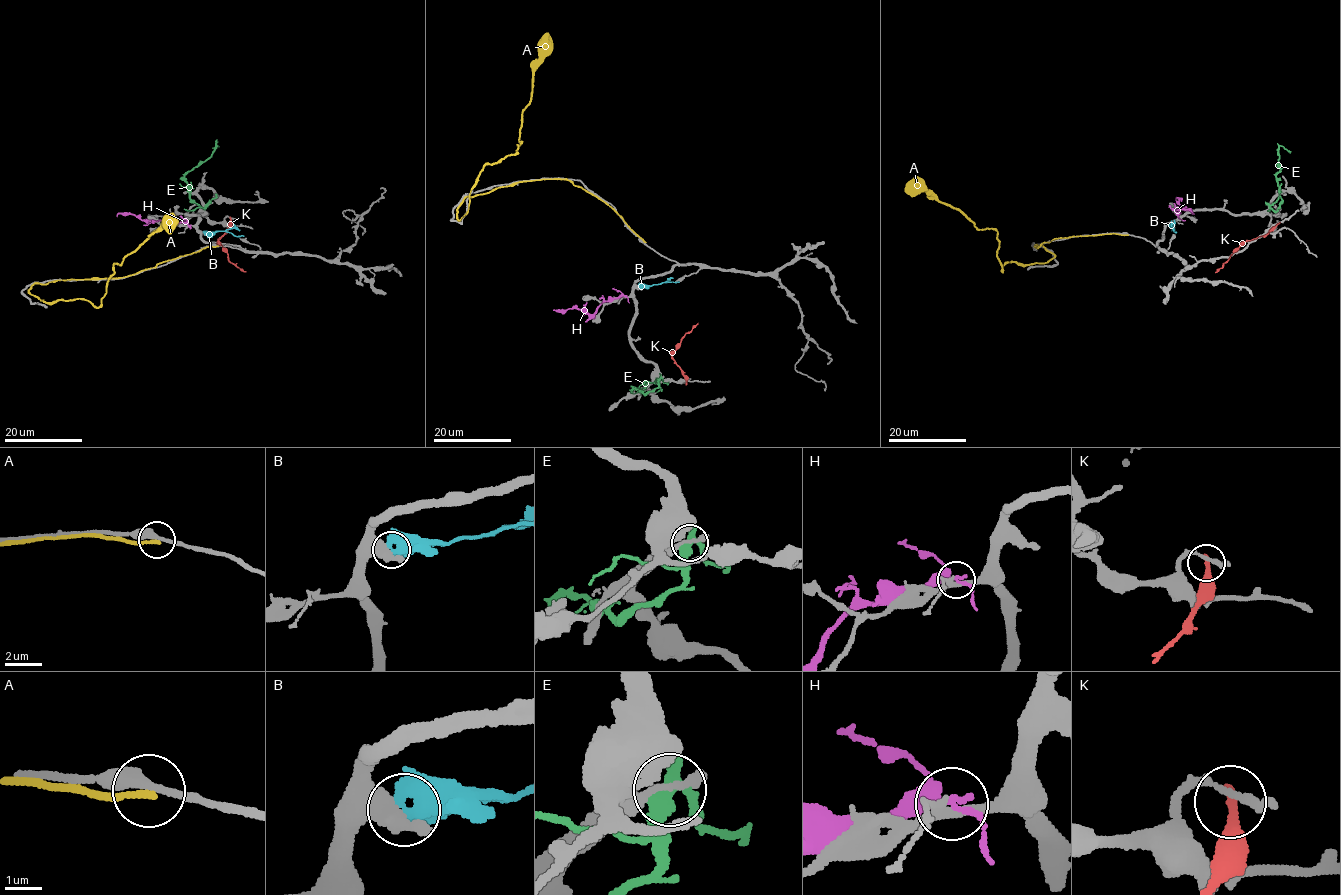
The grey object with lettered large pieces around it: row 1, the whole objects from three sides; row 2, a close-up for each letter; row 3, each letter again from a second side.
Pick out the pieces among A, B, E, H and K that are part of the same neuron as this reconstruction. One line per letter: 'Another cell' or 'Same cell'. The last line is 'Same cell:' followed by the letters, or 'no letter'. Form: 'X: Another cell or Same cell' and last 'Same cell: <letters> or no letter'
A: Another cell
B: Another cell
E: Another cell
H: Another cell
K: Another cell
Same cell: no letter

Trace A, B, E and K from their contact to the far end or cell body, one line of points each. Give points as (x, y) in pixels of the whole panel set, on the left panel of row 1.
A: (217, 246), (124, 277), (34, 283), (29, 292), (46, 302), (85, 299), (97, 307), (114, 265), (176, 222)
B: (204, 231), (227, 231), (244, 236)
E: (208, 204), (204, 208), (190, 198), (185, 175), (211, 155), (216, 141), (217, 145), (212, 148)
K: (230, 218), (231, 223), (219, 241), (228, 260), (245, 272)

